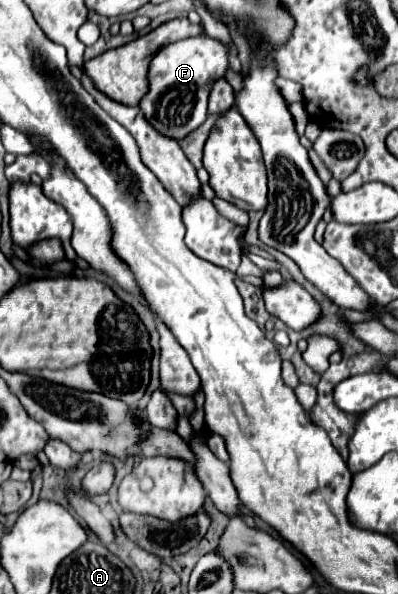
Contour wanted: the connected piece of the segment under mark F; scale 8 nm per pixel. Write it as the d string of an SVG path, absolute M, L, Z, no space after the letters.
M187 37L163 47L149 65L149 91L139 101L145 119L153 129L171 139L185 139L207 119L207 95L211 83L225 75L229 61L223 43L207 37Z

